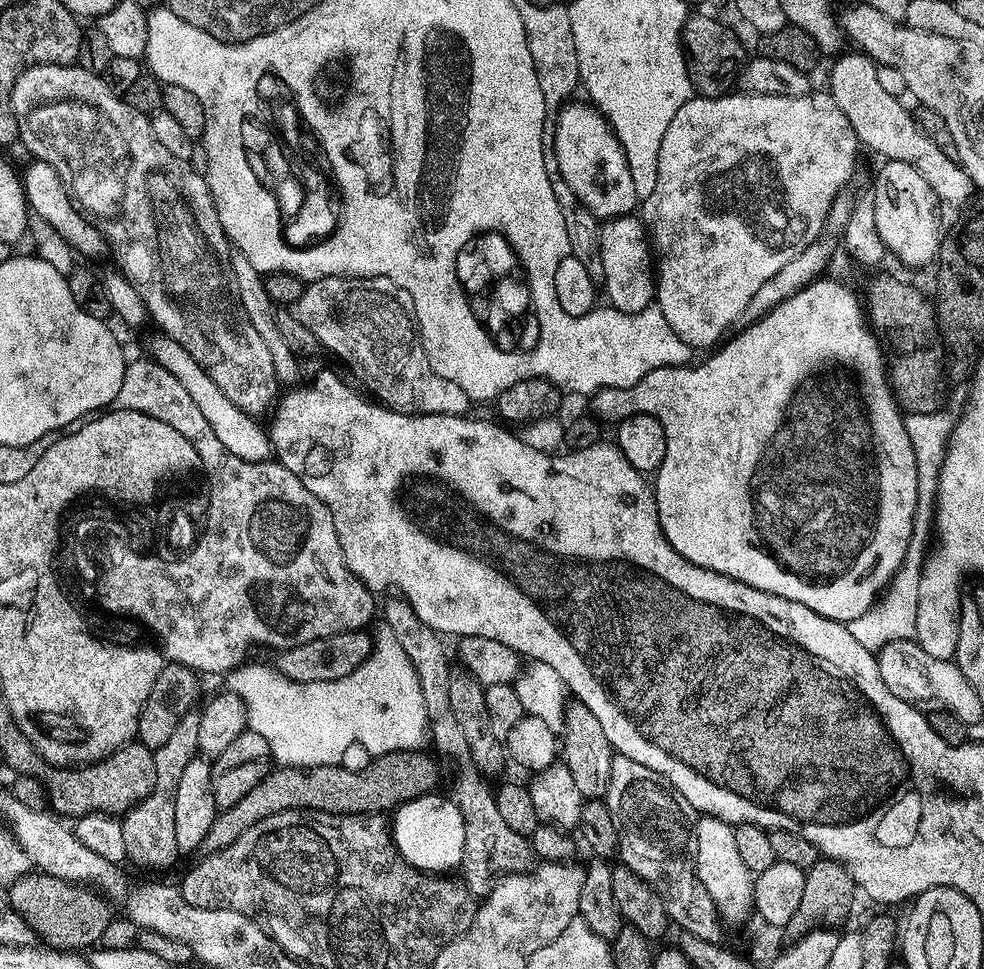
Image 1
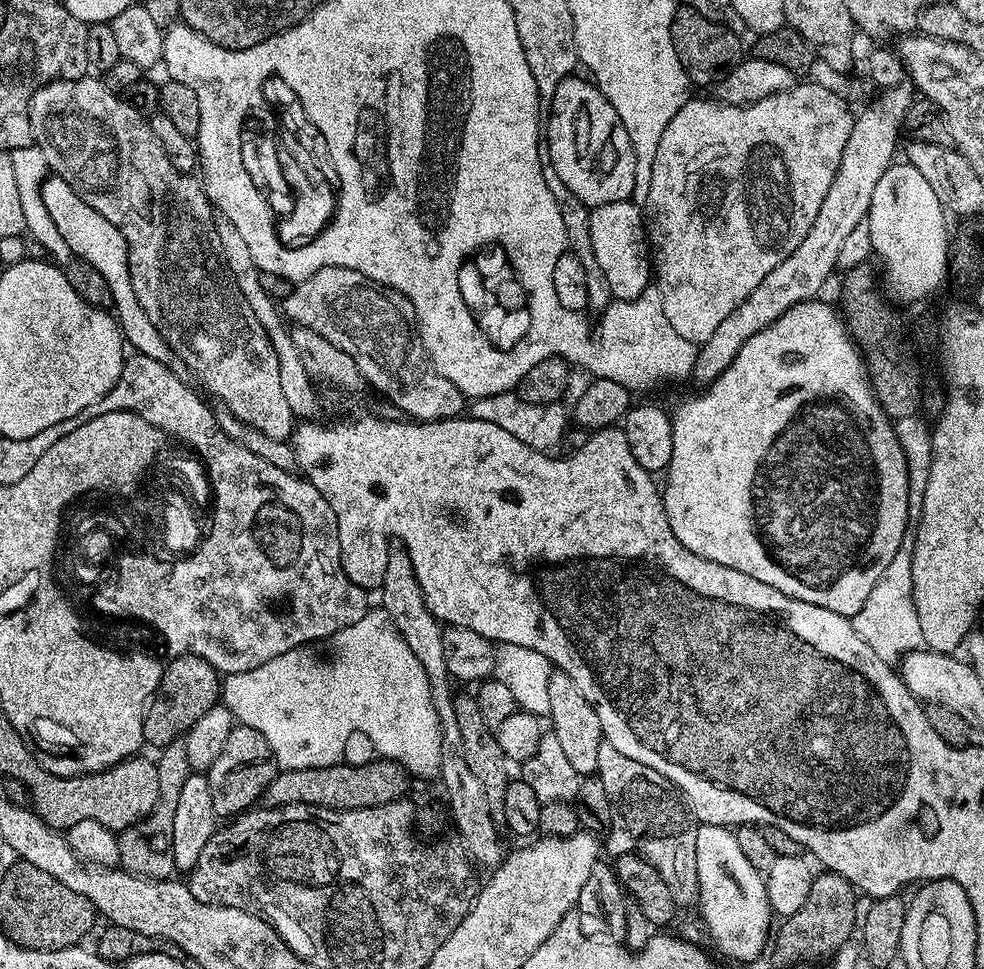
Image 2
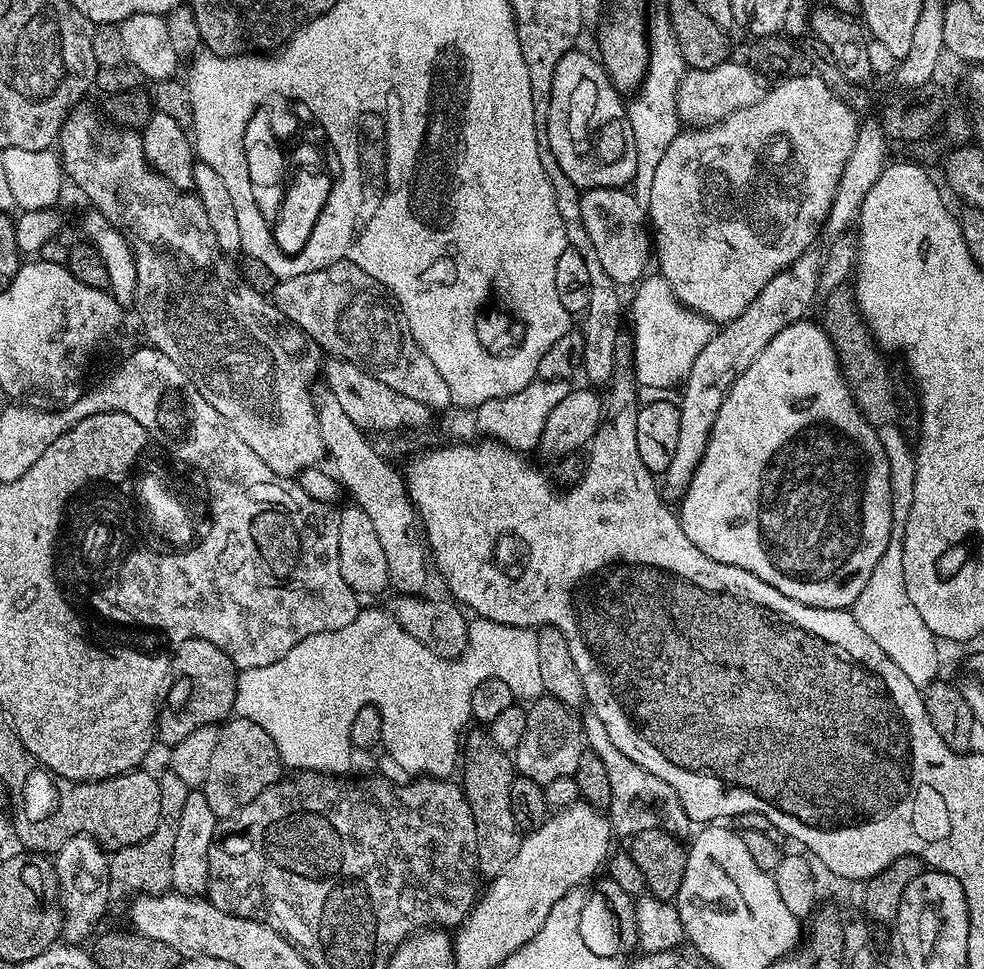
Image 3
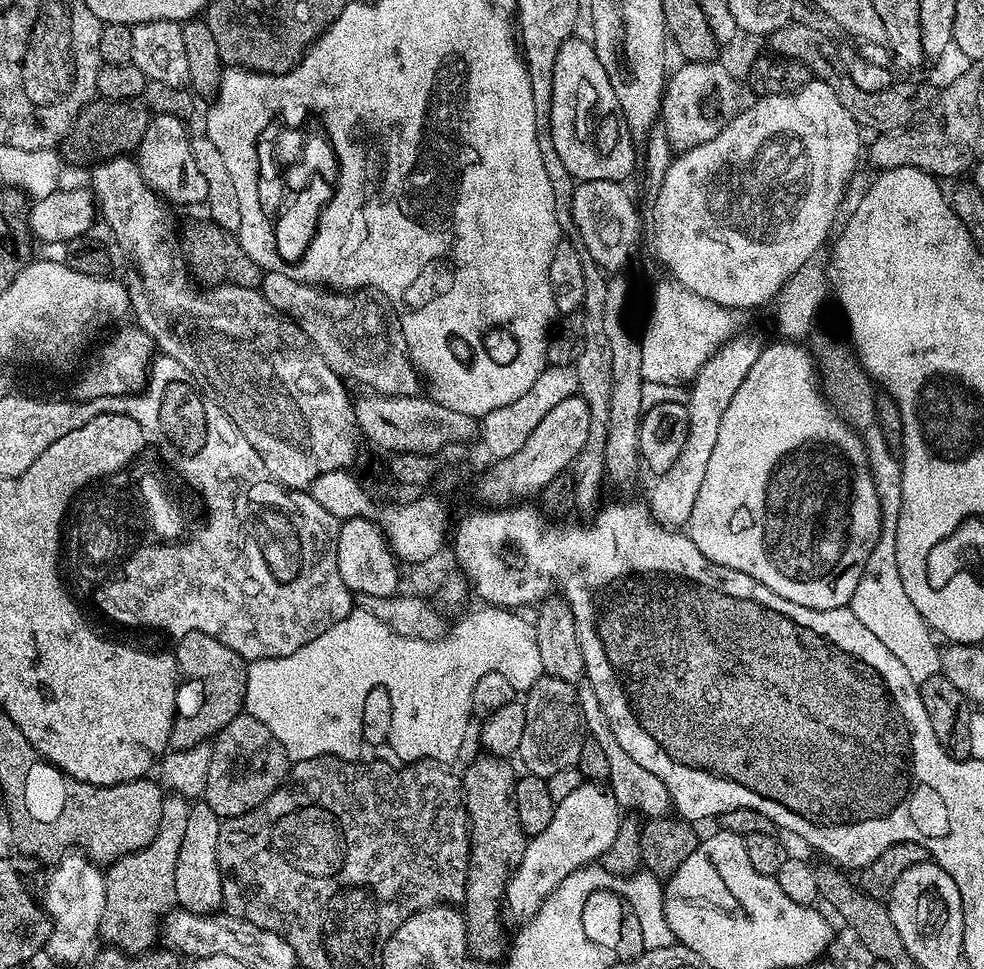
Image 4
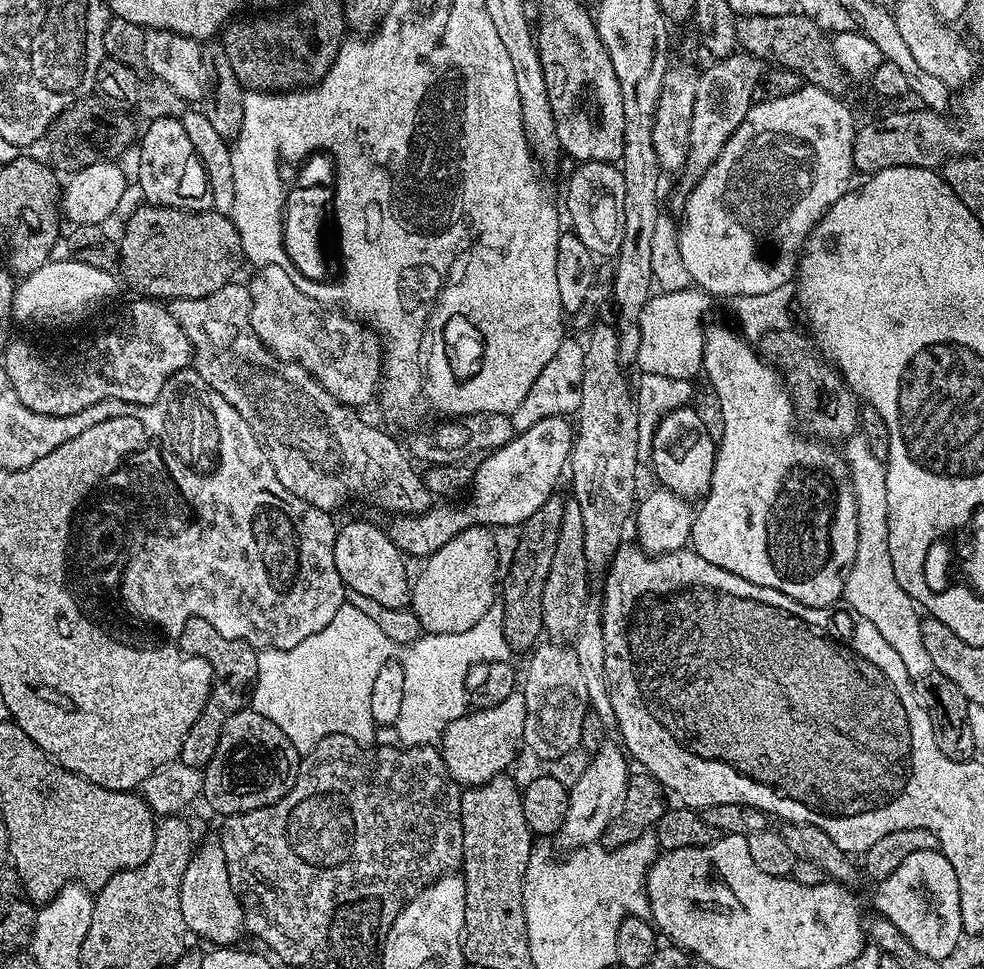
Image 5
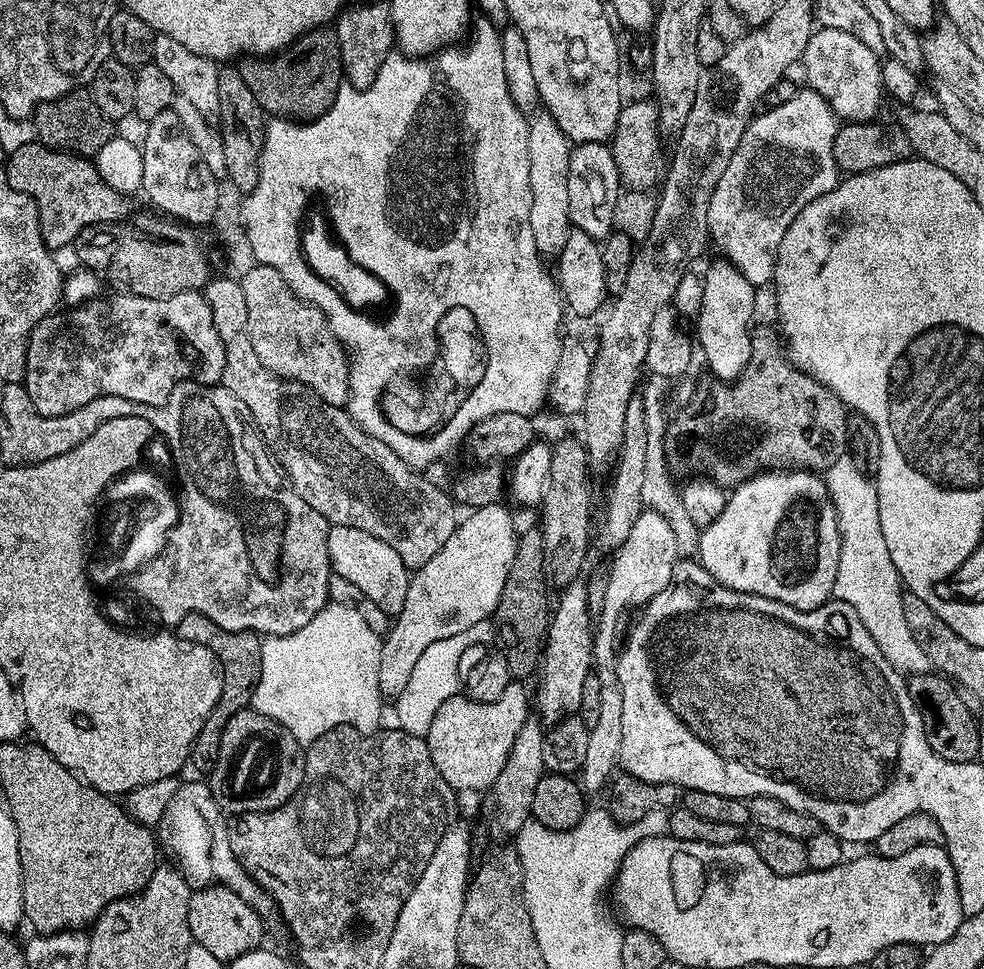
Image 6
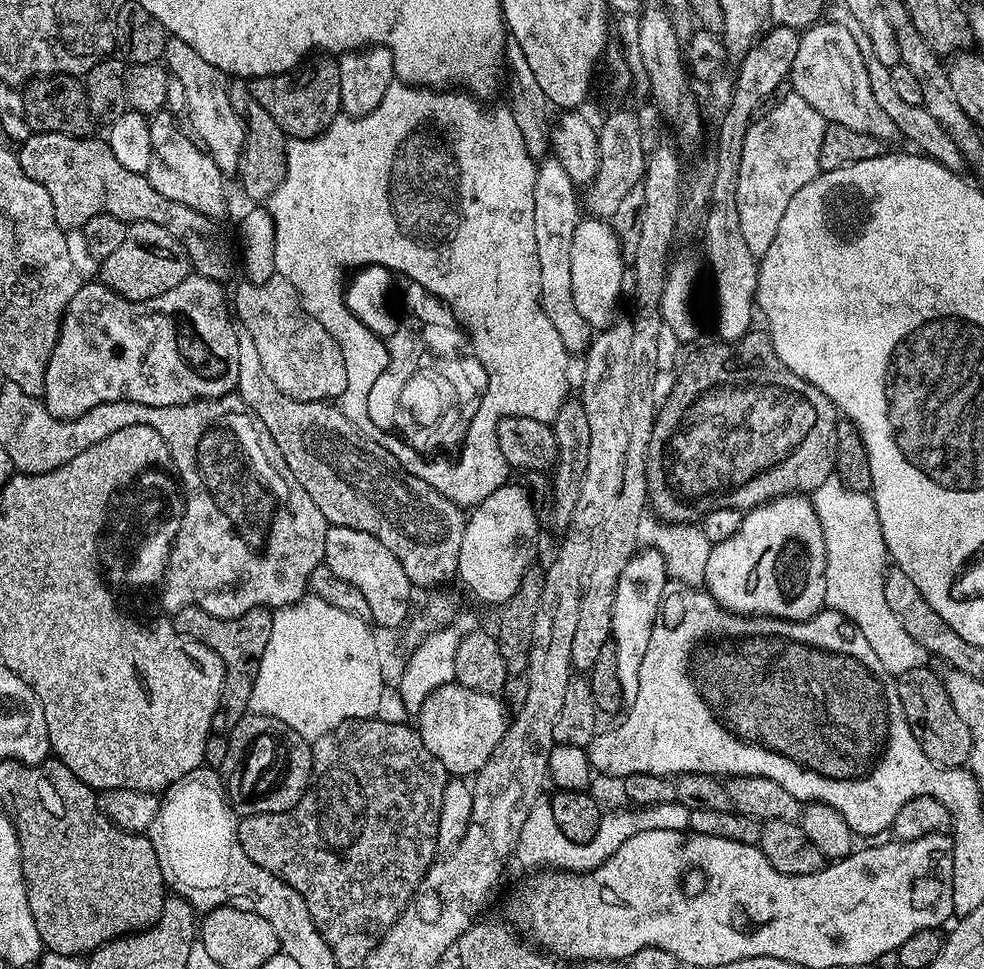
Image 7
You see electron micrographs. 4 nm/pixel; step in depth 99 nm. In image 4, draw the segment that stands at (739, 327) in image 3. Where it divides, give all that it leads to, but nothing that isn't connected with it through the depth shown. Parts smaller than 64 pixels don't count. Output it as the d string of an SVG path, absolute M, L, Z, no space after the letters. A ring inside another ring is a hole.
M737 331L704 363L702 370L690 381L686 392L688 406L688 433L686 442L674 460L674 466L660 476L655 477L656 485L652 493L646 496L646 503L652 517L663 528L680 530L687 525L690 514L694 510L694 502L698 498L698 490L706 479L706 465L710 462L710 453L718 442L718 426L722 426L722 414L726 414L726 406L730 406L730 398L742 386L750 366L758 362L760 351L765 348L765 341L760 341L752 332Z

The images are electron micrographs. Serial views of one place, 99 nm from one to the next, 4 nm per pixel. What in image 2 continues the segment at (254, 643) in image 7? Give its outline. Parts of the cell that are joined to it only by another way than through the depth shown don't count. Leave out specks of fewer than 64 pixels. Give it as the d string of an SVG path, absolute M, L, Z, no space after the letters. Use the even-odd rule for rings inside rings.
M194 655L172 656L163 665L160 674L160 684L152 697L145 713L142 734L144 743L150 749L165 748L170 742L181 739L221 699L222 676L202 658Z

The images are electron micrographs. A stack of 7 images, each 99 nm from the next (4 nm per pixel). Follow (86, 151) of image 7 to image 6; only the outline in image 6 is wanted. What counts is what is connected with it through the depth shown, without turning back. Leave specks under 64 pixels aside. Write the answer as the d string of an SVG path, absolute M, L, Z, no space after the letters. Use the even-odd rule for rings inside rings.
M31 142L11 152L7 159L10 186L29 196L36 204L40 233L48 248L59 250L67 244L69 247L86 226L107 224L124 212L125 197L103 180L89 157L77 156L74 152L59 152L57 148Z

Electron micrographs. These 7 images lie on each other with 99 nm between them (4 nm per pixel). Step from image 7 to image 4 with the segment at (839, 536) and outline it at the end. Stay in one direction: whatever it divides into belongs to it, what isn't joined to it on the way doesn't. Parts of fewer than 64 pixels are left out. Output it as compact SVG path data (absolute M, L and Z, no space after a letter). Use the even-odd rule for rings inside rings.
M873 426L863 433L864 445L868 448L868 460L872 463L872 476L876 479L876 489L880 499L880 537L862 570L858 590L854 590L851 610L854 618L906 666L910 678L916 684L940 672L940 648L928 623L918 614L914 602L906 595L902 587L902 578L898 578L898 550L896 549L896 527L898 514L902 510L902 474L900 456L892 453L889 437L880 433L879 427Z

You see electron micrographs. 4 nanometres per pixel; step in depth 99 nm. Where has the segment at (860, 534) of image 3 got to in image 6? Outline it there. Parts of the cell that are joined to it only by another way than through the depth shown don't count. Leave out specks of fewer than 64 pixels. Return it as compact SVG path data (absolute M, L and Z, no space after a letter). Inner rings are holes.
M720 258L704 272L704 293L700 296L700 313L696 316L695 339L699 351L700 348L704 351L711 375L724 382L731 382L739 376L752 353L752 334L748 324L752 316L752 292L752 283L727 259ZM764 470L731 489L722 514L702 529L698 562L724 588L774 598L798 610L814 610L833 599L839 553L838 520L823 475L807 470Z

